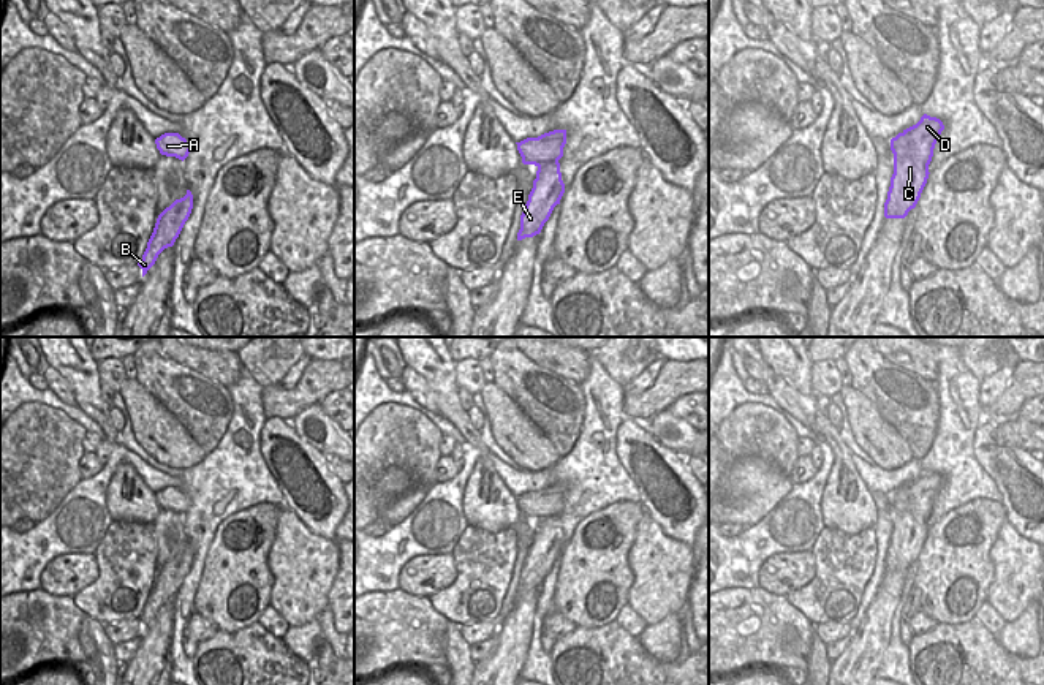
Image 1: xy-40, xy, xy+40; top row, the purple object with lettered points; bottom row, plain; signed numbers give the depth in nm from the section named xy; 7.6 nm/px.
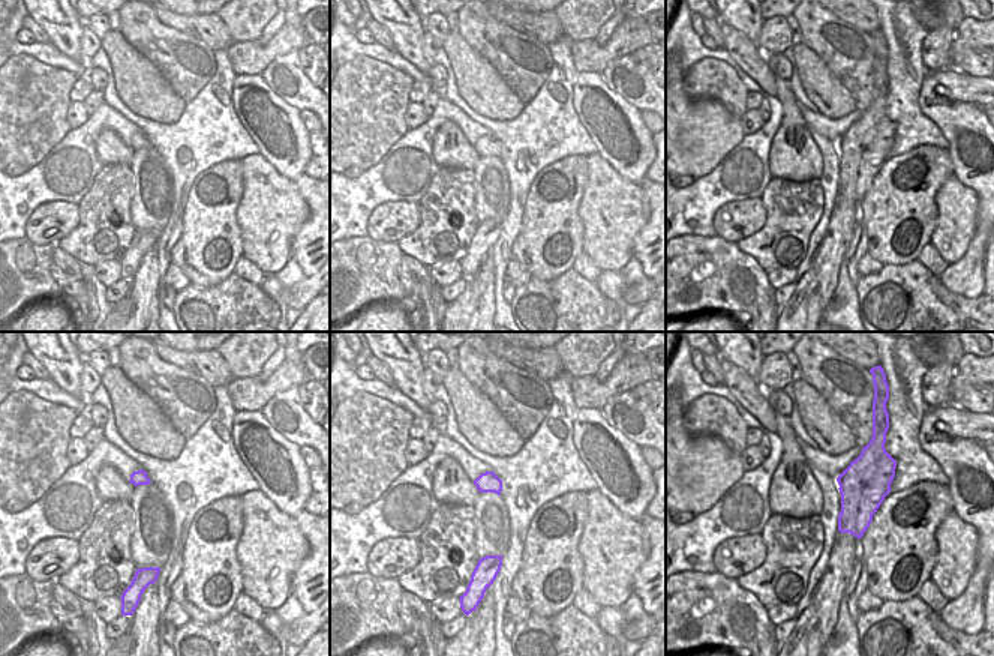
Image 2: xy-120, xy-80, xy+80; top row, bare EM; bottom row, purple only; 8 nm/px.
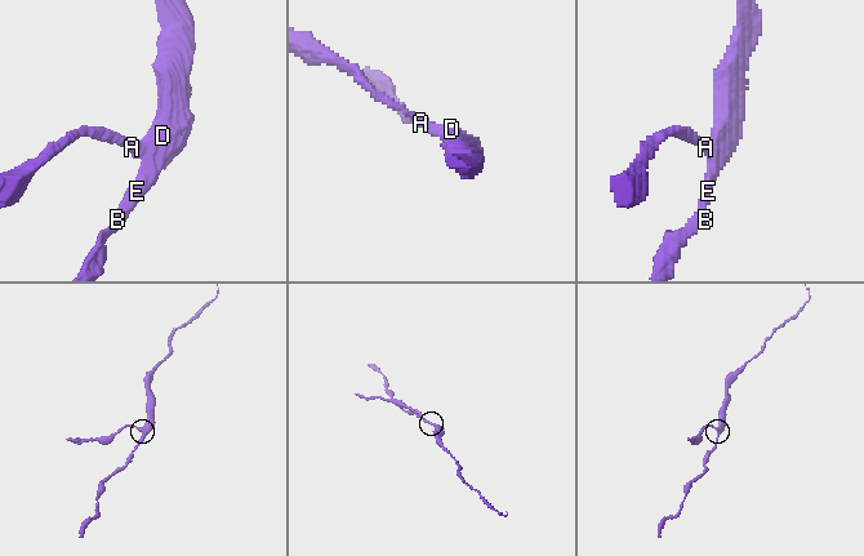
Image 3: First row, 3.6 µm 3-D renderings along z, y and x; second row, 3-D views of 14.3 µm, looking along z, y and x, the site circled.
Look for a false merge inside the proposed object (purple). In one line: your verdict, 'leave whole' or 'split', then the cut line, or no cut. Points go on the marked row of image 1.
split | xy+40 (910, 133), (911, 144), (908, 152), (894, 160)

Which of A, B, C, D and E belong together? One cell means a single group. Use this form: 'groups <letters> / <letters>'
groups A / B C D E

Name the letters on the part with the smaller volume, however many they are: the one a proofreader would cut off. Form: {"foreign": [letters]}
{"foreign": ["A"]}

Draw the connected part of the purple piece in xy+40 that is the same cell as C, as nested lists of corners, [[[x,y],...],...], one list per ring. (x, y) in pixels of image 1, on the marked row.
[[[927,114],[916,125],[903,130],[913,138],[913,142],[906,157],[894,160],[894,174],[884,202],[886,218],[905,218],[916,207],[930,174],[929,165],[935,144],[943,130],[943,122]]]

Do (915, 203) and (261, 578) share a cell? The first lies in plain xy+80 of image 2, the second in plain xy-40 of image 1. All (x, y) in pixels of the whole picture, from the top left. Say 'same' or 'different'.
same

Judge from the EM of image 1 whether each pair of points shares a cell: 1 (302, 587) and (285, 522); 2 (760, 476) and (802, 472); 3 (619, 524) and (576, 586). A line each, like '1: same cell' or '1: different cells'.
1: same cell
2: different cells
3: same cell

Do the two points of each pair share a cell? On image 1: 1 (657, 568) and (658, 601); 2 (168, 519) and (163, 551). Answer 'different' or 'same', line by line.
1: same
2: same

